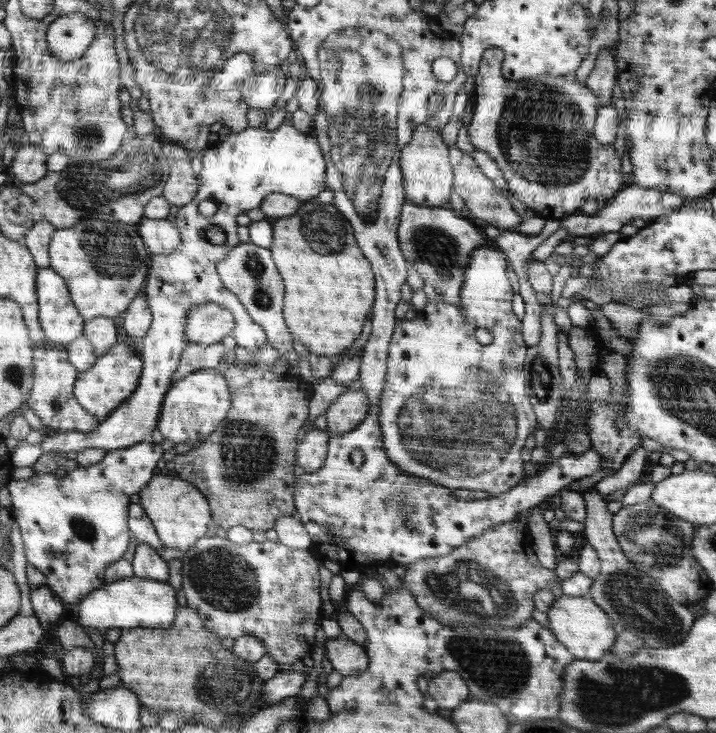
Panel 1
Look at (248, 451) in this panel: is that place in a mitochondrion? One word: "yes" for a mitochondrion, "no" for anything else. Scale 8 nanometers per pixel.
yes

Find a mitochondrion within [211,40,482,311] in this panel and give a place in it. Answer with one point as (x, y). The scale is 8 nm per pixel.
(431, 245)

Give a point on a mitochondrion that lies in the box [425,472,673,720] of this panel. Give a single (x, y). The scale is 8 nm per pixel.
(508, 672)

